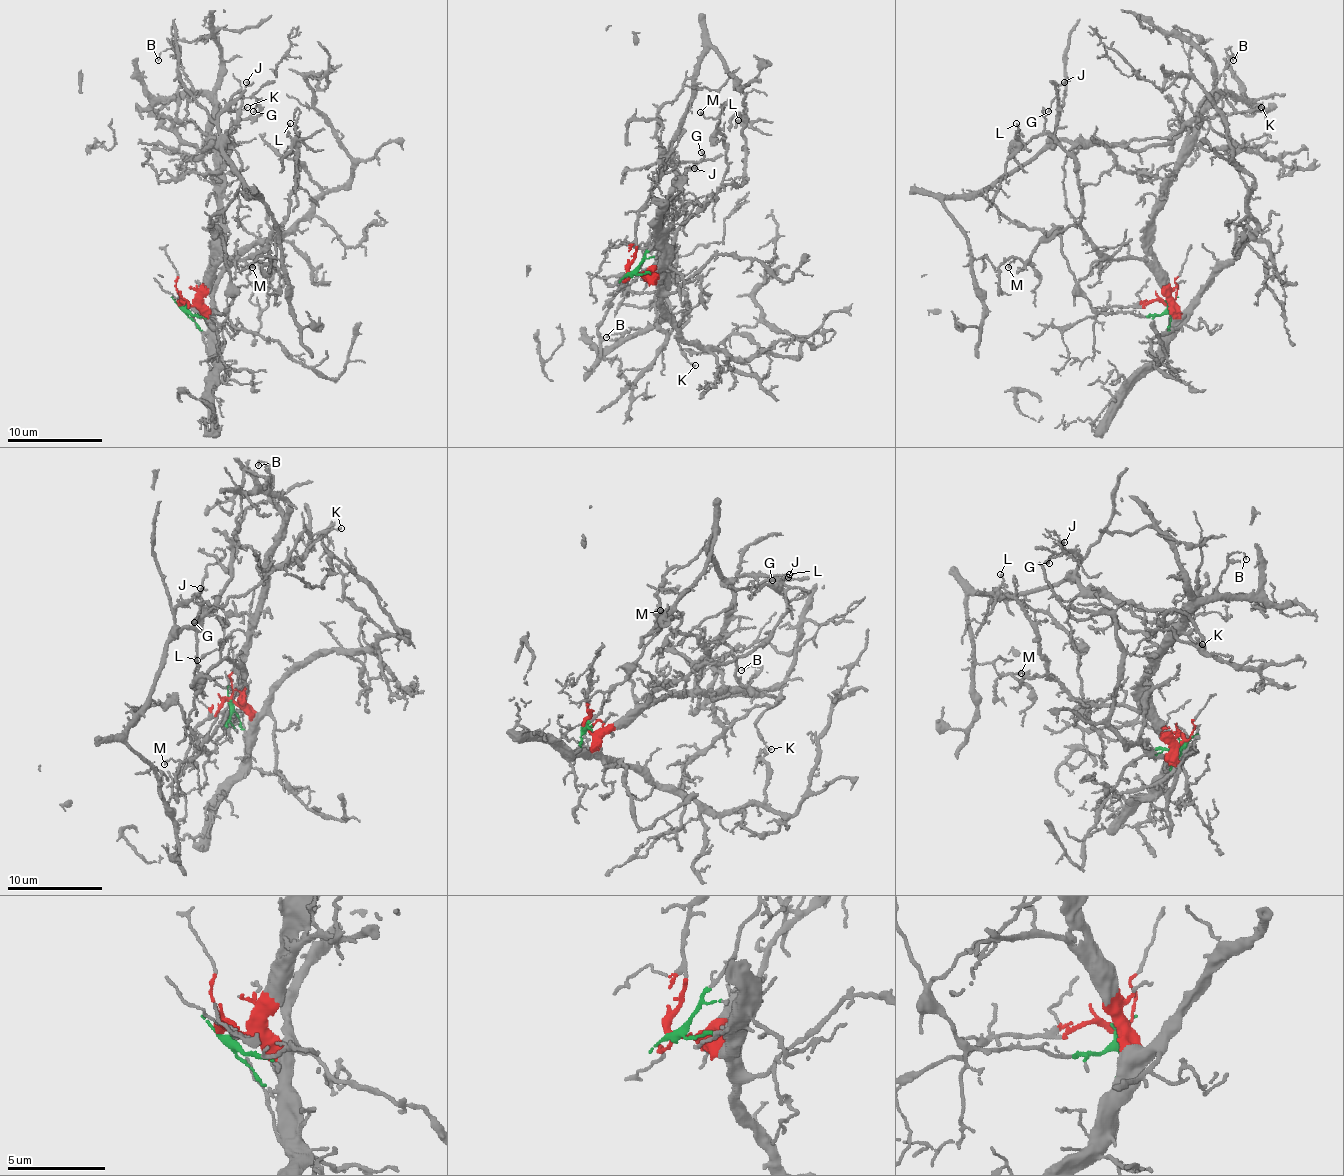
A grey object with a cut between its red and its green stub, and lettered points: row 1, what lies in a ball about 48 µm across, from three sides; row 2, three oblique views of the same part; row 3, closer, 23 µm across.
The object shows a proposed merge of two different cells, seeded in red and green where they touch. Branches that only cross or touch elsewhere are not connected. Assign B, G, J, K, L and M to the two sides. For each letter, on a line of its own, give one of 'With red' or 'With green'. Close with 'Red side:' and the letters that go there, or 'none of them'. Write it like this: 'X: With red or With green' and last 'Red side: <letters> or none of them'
B: With red
G: With green
J: With green
K: With green
L: With red
M: With red
Red side: B, L, M

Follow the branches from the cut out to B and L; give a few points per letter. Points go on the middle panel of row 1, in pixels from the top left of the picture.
B: (629, 273), (643, 273), (658, 259), (665, 256), (665, 287), (660, 302), (662, 316), (643, 328), (605, 337)
L: (629, 273), (643, 273), (669, 247), (674, 233), (724, 185), (743, 183), (746, 138), (738, 121)

